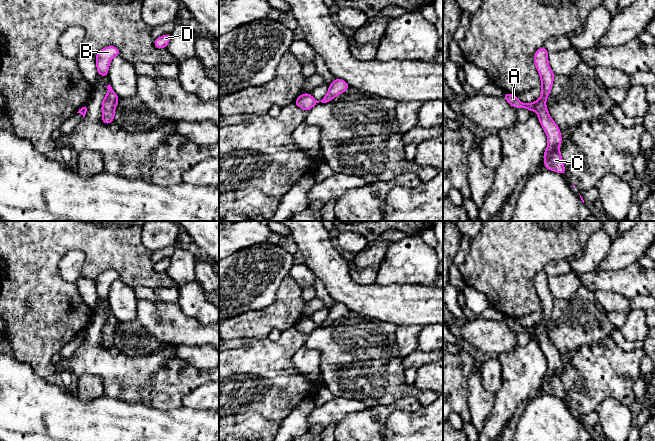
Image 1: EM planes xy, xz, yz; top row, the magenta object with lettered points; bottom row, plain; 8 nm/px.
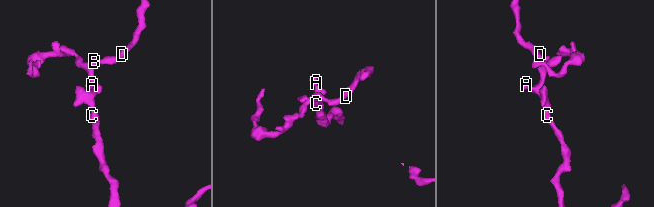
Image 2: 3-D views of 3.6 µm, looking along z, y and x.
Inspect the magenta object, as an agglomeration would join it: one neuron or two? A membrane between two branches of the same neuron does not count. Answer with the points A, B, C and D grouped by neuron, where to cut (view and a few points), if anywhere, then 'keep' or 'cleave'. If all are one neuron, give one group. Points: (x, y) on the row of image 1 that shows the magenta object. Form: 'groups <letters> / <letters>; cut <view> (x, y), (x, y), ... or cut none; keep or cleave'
groups A B C D; cut none; keep

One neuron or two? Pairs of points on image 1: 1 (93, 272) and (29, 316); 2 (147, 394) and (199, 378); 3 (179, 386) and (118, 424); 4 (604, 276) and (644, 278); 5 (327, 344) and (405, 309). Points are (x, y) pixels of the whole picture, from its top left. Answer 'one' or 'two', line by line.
1: one
2: one
3: two
4: one
5: two

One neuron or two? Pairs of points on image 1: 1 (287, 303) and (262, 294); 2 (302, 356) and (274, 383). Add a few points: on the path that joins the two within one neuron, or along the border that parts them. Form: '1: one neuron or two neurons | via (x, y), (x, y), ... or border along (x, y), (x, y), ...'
1: two neurons | border along (285, 277), (275, 298), (266, 307), (254, 311)
2: two neurons | border along (295, 349), (293, 363), (310, 380)

